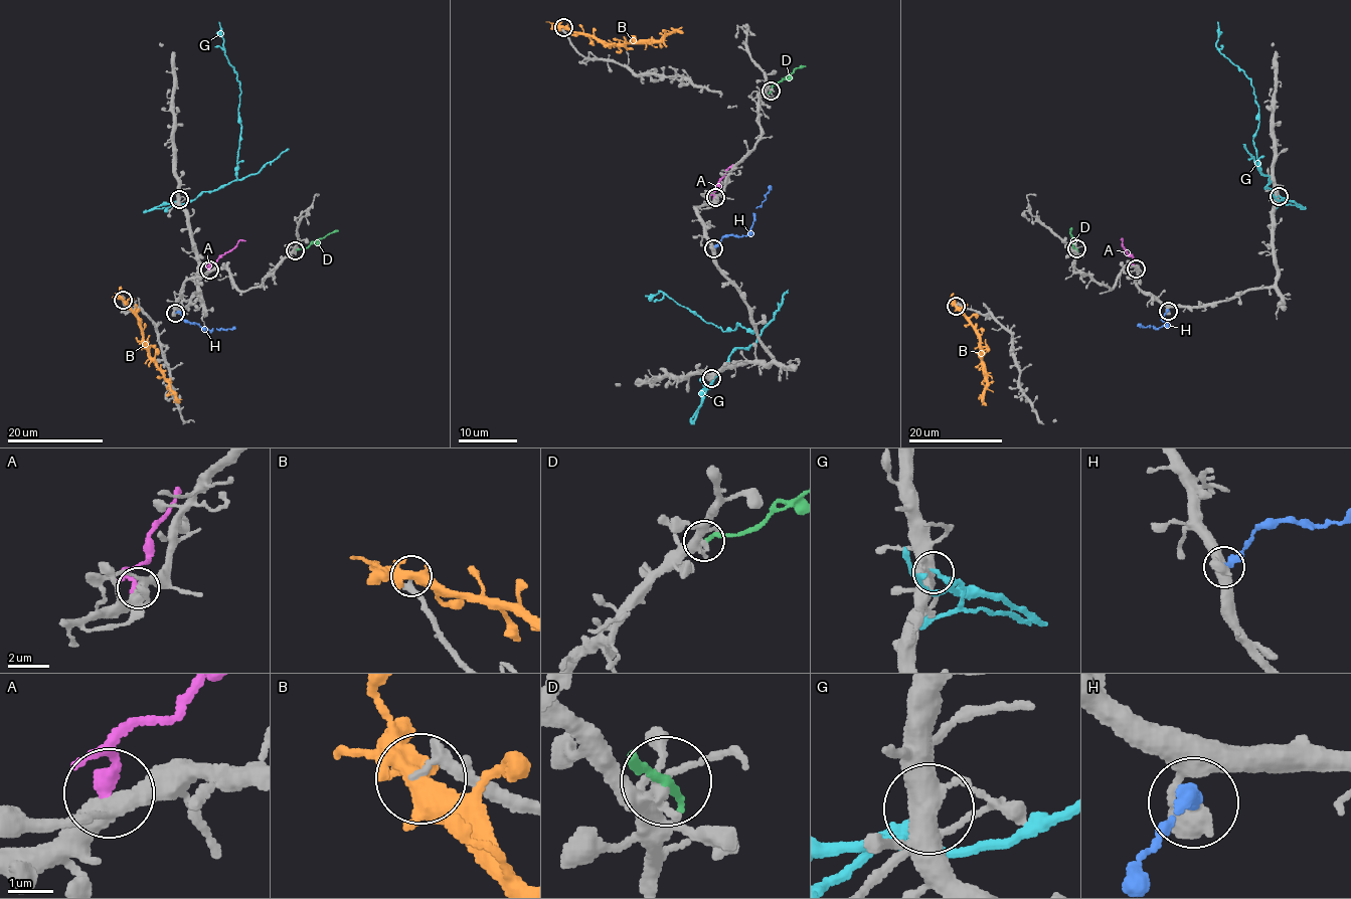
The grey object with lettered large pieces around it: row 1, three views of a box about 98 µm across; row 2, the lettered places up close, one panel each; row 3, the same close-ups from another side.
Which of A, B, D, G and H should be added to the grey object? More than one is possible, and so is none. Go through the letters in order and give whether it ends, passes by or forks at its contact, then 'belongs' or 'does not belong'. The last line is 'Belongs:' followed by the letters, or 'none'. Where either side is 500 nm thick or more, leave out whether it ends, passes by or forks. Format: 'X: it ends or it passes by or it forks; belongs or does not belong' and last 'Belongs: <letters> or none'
A: it ends; does not belong
B: it forks; does not belong
D: it ends; does not belong
G: it ends; does not belong
H: does not belong
Belongs: none

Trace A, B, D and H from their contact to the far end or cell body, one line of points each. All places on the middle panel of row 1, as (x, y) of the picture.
A: (715, 197), (712, 192), (717, 190), (733, 164)
B: (563, 27), (610, 44), (652, 43), (673, 32), (683, 33)
D: (771, 91), (795, 69), (804, 65)
H: (713, 248), (724, 236), (742, 236), (749, 230), (755, 209), (766, 198), (770, 185)

